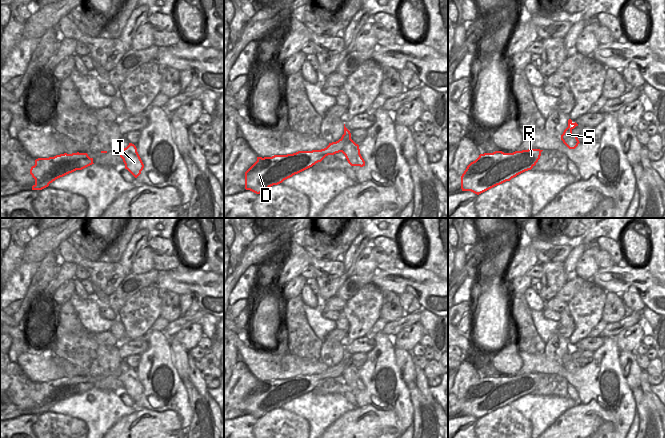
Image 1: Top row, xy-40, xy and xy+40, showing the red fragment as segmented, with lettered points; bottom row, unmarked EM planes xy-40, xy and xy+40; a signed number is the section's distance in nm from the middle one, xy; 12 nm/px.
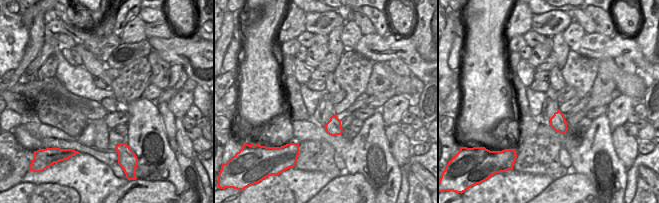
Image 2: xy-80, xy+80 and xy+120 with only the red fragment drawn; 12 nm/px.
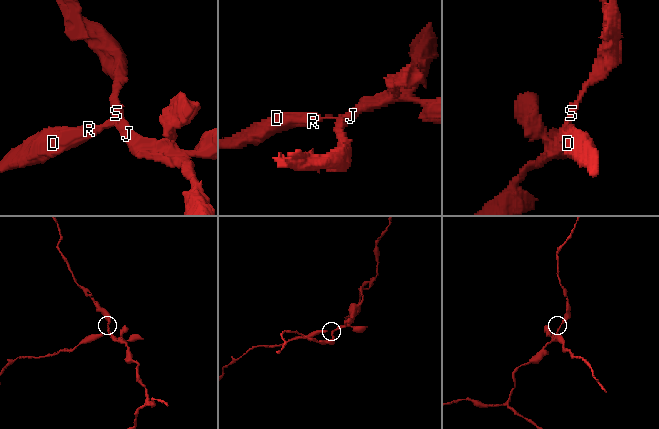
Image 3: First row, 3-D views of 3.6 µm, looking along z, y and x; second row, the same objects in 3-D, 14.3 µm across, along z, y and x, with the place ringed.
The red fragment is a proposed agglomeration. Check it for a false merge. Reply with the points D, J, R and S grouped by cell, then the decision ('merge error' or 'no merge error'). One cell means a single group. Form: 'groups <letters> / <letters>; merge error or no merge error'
groups D R / J S; merge error

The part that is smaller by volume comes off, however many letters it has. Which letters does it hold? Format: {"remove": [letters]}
{"remove": ["D", "R"]}

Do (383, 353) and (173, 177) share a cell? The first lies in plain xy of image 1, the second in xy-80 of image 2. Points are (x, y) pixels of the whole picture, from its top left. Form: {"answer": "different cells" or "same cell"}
{"answer": "same cell"}

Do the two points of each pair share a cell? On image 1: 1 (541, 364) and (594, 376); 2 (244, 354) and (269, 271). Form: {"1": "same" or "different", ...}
{"1": "same", "2": "different"}

